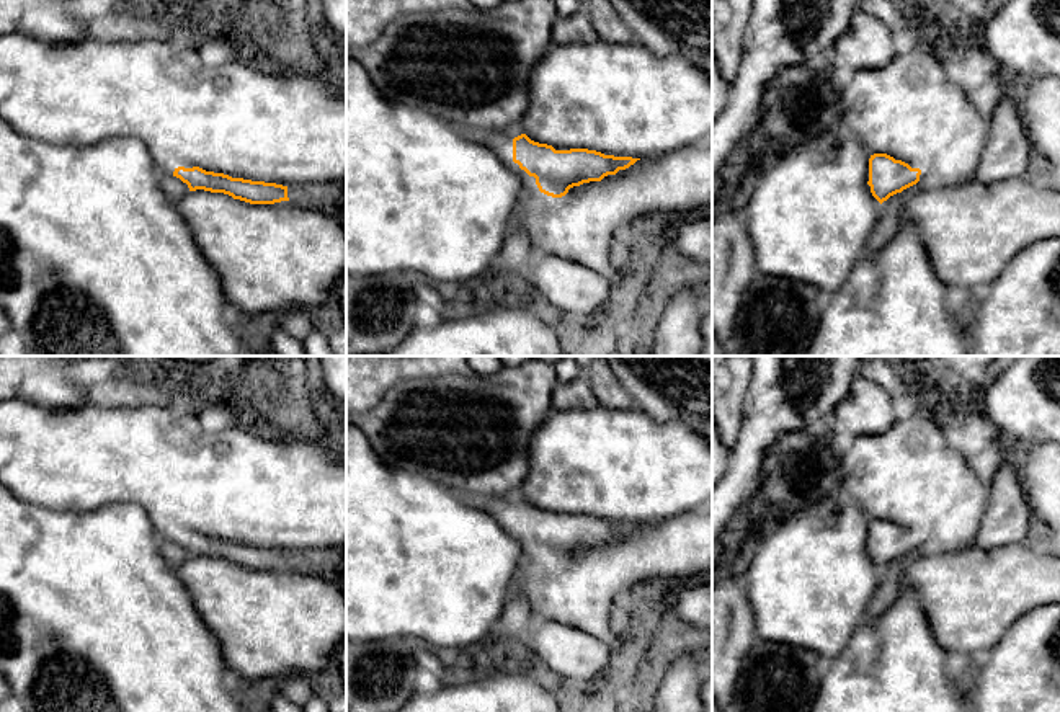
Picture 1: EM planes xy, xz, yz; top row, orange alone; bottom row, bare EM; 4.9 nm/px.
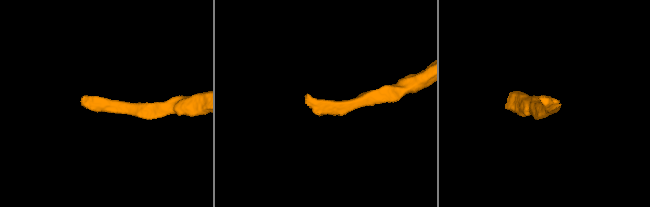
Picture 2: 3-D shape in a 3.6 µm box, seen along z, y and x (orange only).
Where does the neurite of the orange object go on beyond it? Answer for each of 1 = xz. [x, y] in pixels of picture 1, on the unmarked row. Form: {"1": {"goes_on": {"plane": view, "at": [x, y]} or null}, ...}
{"1": {"goes_on": {"plane": "xz", "at": [578, 591]}}}

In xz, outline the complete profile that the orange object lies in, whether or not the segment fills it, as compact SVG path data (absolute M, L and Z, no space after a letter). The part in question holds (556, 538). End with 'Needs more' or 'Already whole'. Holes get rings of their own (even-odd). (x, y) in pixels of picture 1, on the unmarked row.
M519 493L472 501L521 544L523 560L511 594L528 599L534 621L555 621L599 639L611 634L609 614L617 593L657 578L686 578L712 570L712 506L657 524L632 524L539 510Z. Needs more

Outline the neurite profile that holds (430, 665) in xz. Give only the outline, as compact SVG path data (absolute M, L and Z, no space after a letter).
M416 643L413 650L413 658L418 668L421 670L423 676L436 683L441 683L451 678L452 671L444 663L441 663L434 653L431 653L423 645Z

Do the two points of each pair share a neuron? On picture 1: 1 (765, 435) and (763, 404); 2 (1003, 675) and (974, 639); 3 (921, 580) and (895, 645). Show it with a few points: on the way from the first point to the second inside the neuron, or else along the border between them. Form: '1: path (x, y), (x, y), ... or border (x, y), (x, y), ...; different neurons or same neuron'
1: path (765, 427), (765, 412); same neuron
2: border (1011, 624), (982, 657); different neurons
3: border (904, 587), (917, 593), (931, 627); different neurons

